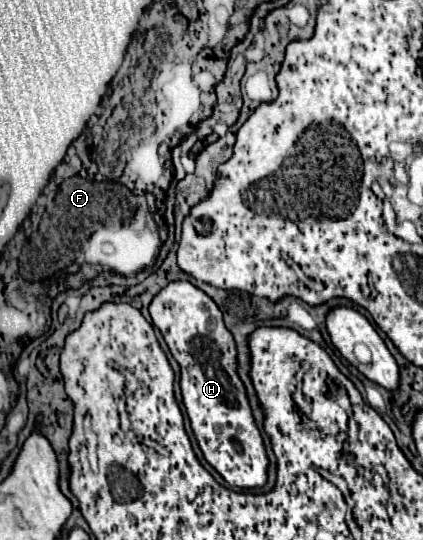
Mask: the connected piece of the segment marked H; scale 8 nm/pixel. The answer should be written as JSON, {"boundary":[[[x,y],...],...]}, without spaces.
{"boundary":[[[188,280],[170,282],[150,304],[150,316],[160,328],[172,356],[182,368],[184,406],[208,464],[236,488],[262,488],[268,482],[268,454],[254,422],[244,382],[238,376],[234,336],[222,322],[216,302]]]}

